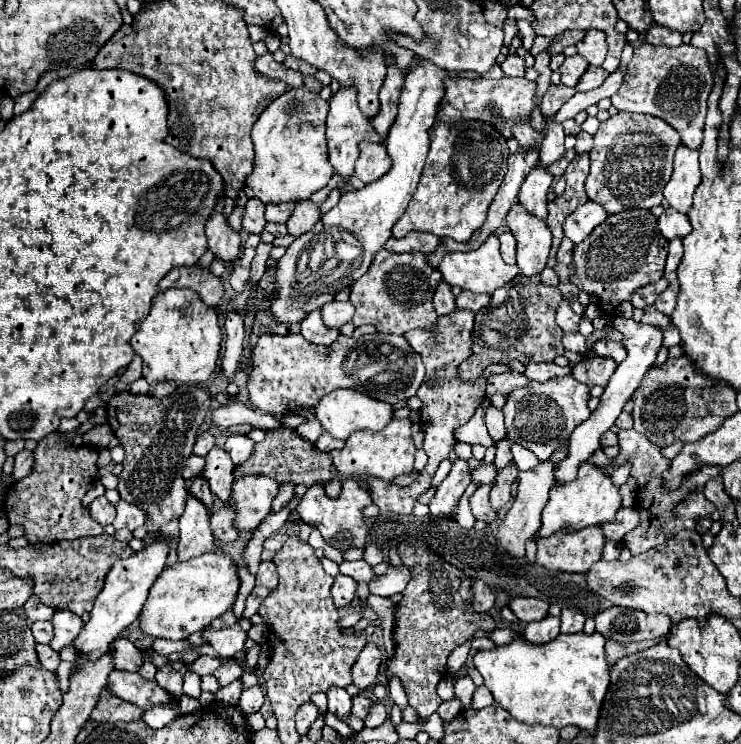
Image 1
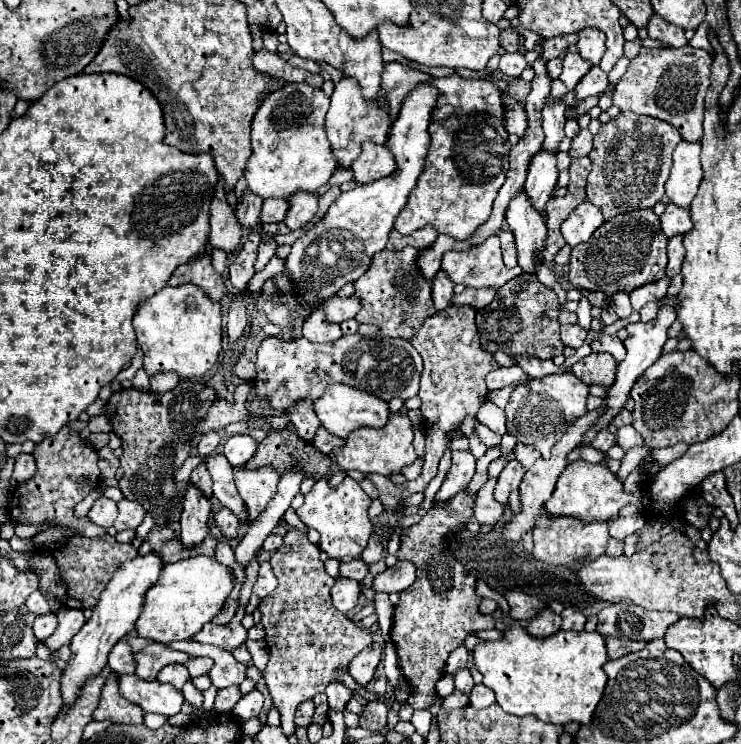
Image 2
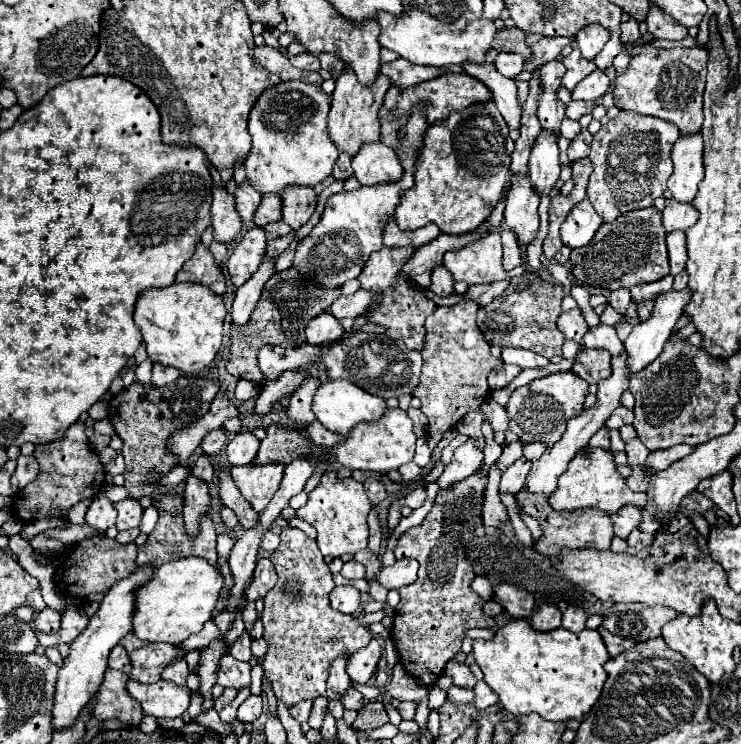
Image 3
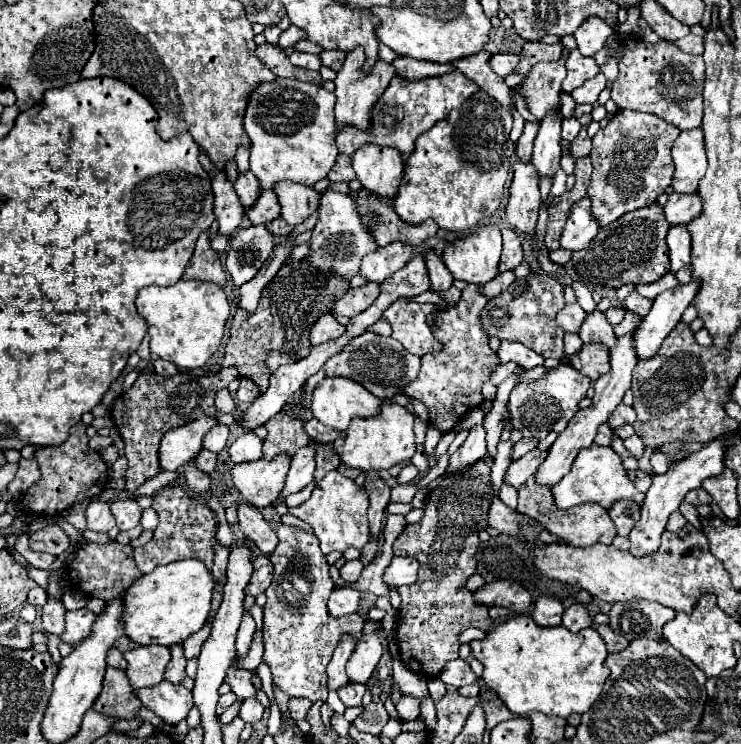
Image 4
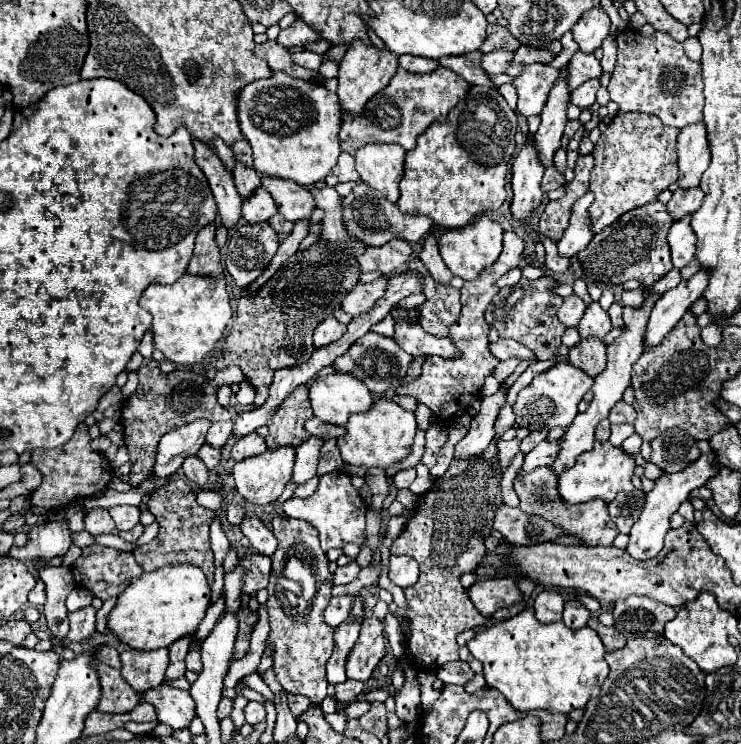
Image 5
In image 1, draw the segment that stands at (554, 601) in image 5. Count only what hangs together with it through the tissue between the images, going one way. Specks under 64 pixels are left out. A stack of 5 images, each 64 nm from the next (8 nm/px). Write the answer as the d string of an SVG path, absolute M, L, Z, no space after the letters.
M550 614L544 620L532 622L532 624L528 624L524 628L524 638L528 642L534 642L534 644L550 642L558 634L560 634L560 620L554 618L554 616L550 616Z

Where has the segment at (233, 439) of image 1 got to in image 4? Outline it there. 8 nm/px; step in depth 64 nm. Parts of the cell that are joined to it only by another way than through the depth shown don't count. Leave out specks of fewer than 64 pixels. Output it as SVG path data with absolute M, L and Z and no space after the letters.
M244 432L236 442L228 448L232 462L250 462L262 456L262 438L254 432Z

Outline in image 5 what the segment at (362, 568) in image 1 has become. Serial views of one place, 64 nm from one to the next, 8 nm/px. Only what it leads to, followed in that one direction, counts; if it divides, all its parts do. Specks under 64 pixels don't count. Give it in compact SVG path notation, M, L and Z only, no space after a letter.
M356 562L338 567L338 570L334 572L334 584L348 584L358 576L358 572L360 572L360 566Z

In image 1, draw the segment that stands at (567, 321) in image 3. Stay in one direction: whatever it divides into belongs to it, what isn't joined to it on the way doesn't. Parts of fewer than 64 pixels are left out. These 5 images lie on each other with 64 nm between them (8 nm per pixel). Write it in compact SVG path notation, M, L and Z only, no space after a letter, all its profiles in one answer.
M564 332L564 348L566 350L572 350L572 352L578 352L578 354L584 354L586 352L586 344L584 344L584 336L580 332Z

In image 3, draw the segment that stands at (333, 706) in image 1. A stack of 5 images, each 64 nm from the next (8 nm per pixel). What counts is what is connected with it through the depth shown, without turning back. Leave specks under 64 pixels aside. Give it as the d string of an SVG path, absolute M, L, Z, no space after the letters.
M346 654L338 656L330 664L330 676L328 676L328 698L340 698L346 688L350 686L350 678L346 674Z

